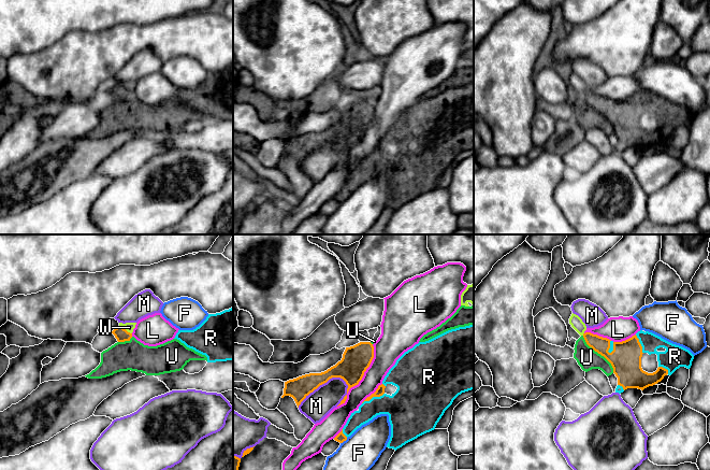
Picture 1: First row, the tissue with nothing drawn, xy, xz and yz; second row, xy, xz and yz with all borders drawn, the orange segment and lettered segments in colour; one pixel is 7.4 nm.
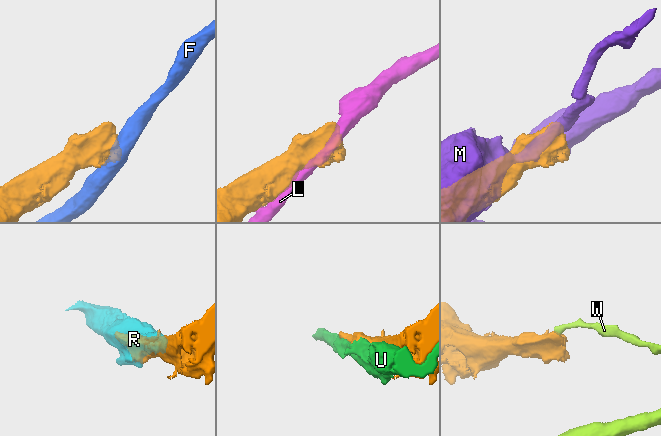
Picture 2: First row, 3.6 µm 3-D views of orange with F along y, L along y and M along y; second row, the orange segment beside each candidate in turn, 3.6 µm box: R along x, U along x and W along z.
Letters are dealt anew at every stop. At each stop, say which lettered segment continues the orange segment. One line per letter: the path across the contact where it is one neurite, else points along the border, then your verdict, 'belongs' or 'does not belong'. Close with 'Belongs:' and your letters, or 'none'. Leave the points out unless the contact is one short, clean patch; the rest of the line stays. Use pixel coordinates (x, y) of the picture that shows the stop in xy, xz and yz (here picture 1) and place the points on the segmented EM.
F: does not belong
L: does not belong
M: does not belong
R: belongs
U: does not belong
W: along xy (119, 325), (131, 333) | does not belong
Belongs: R

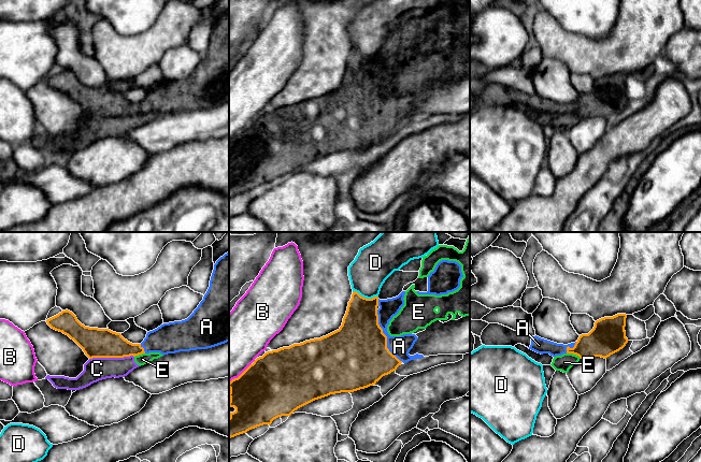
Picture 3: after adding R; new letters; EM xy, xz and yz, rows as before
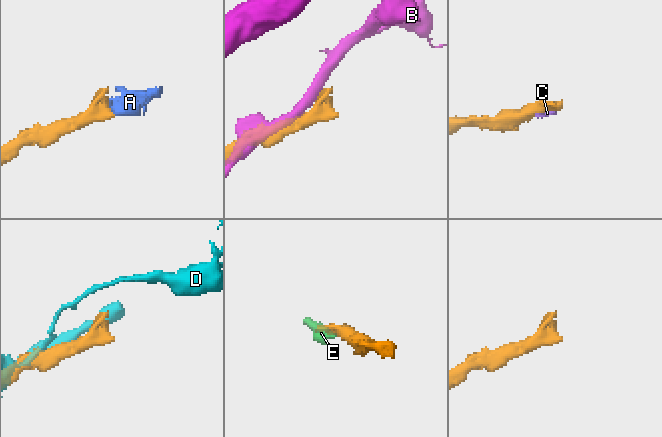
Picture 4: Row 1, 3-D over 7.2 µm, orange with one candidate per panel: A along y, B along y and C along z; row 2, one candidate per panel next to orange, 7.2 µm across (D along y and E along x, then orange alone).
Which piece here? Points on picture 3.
A: belongs
B: does not belong
C: does not belong
D: does not belong
E: along yz (567, 352), (572, 352), (581, 358) | does not belong
Belongs: A

